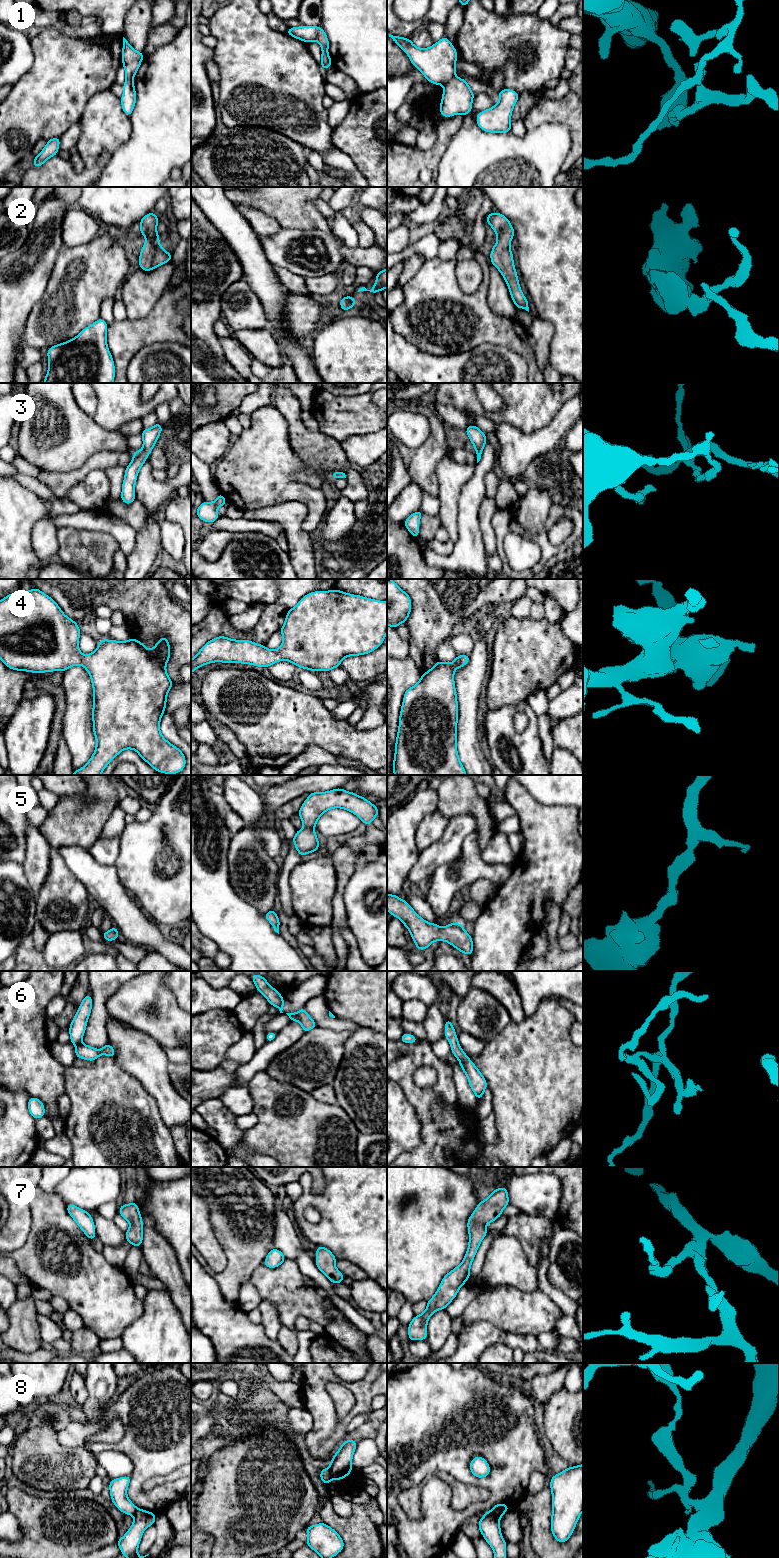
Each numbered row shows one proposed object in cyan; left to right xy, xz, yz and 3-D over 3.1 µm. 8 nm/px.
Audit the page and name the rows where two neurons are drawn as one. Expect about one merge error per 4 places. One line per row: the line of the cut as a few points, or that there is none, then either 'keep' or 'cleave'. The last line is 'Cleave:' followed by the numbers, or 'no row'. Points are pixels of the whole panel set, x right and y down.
1: yz (454, 76), (444, 85) | cleave
2: no cut | keep
3: no cut | keep
4: no cut | keep
5: no cut | keep
6: no cut | keep
7: no cut | keep
8: xz (329, 1467), (333, 1478) | cleave
Cleave: 1, 8

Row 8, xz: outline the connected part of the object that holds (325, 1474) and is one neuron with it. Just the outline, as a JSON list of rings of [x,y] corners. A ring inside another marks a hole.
[[[330,1467],[320,1471],[320,1478],[325,1485],[329,1485],[329,1482],[333,1479]]]

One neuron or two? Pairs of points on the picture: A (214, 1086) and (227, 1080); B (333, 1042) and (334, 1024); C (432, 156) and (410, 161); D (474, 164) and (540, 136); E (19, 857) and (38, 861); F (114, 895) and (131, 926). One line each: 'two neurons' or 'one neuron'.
A: one neuron
B: two neurons
C: one neuron
D: one neuron
E: two neurons
F: one neuron

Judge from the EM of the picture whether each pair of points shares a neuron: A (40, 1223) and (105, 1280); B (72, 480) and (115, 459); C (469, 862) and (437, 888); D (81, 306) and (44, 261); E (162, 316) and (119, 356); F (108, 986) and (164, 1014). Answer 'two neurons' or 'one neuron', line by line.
A: one neuron
B: one neuron
C: one neuron
D: two neurons
E: one neuron
F: two neurons

